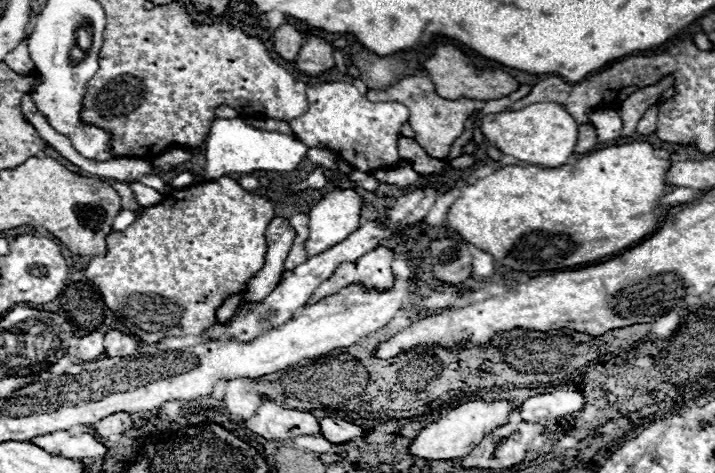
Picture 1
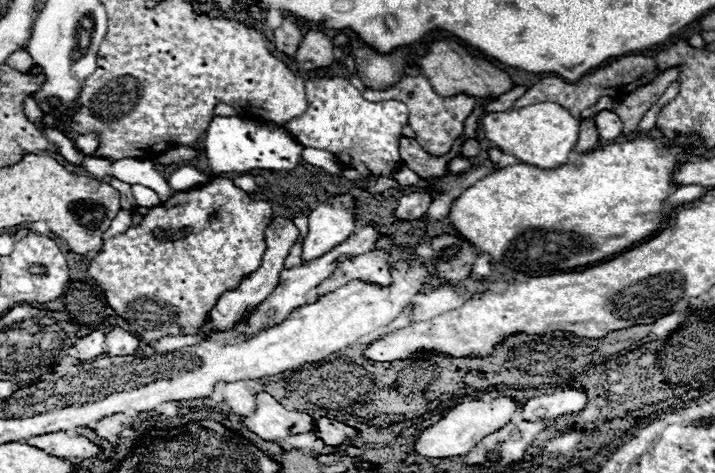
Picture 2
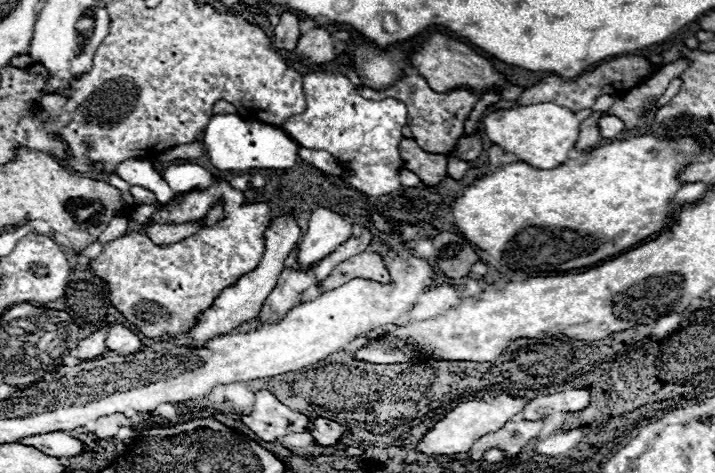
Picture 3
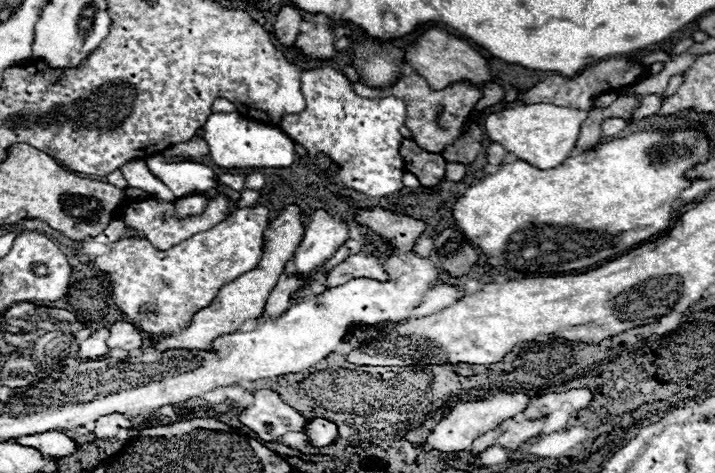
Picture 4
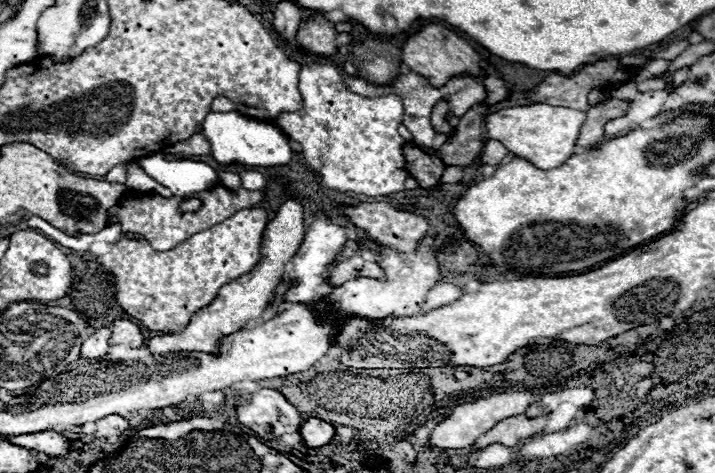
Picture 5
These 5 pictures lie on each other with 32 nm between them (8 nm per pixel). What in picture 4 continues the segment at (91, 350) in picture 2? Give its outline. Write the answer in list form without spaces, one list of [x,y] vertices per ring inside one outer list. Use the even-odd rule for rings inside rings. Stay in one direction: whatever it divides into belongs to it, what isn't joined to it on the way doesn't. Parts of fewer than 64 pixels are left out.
[[[102,328],[102,330],[96,330],[90,338],[86,338],[82,344],[80,344],[80,350],[78,350],[78,358],[82,360],[92,360],[92,358],[100,358],[108,352],[108,340],[110,336],[110,330],[108,328]]]

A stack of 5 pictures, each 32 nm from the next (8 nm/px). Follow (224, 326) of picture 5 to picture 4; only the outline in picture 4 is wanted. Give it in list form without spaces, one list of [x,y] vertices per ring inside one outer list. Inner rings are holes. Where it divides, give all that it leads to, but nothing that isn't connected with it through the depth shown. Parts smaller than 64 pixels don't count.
[[[296,204],[284,206],[284,210],[278,214],[278,218],[274,218],[268,224],[268,228],[264,230],[264,248],[262,248],[260,264],[254,270],[250,270],[248,274],[242,274],[240,278],[236,278],[234,282],[224,286],[210,306],[206,306],[206,308],[202,308],[200,312],[194,314],[192,324],[184,332],[174,334],[174,336],[166,336],[166,338],[160,338],[160,340],[154,340],[152,346],[156,350],[160,350],[160,352],[170,350],[170,348],[212,350],[212,342],[216,338],[220,338],[224,334],[236,332],[246,320],[260,318],[262,312],[264,312],[268,296],[276,288],[280,274],[284,274],[286,262],[294,256],[296,248],[300,246],[302,236],[304,236],[304,226],[302,226],[302,220],[300,220],[300,206],[296,206]]]

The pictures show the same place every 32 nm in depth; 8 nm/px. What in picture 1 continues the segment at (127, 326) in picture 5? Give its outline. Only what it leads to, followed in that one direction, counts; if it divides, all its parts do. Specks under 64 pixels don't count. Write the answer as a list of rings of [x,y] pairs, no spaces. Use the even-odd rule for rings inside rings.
[[[112,330],[104,336],[104,346],[106,346],[106,356],[108,358],[114,358],[114,356],[124,356],[124,354],[134,354],[136,348],[138,348],[138,342],[128,336],[128,334],[122,334],[120,330]]]

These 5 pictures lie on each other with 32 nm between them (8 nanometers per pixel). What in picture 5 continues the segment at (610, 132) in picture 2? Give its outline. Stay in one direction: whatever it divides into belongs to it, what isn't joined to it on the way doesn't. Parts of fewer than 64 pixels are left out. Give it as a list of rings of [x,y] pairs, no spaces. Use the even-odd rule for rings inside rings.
[[[632,82],[620,84],[620,86],[612,86],[610,94],[614,98],[624,98],[630,102],[630,108],[624,116],[610,120],[604,126],[604,134],[606,136],[614,136],[626,128],[634,128],[640,126],[642,122],[654,118],[656,114],[660,114],[664,100],[670,94],[670,82],[666,84],[664,90],[652,90],[652,92],[638,92],[638,88]]]

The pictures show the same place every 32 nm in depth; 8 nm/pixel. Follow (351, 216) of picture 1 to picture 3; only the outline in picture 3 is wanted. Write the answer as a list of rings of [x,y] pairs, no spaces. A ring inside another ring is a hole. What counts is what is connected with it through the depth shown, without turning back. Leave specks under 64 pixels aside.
[[[316,208],[310,214],[308,230],[304,232],[298,246],[298,268],[310,268],[332,254],[352,234],[352,226],[346,216],[328,208]]]

